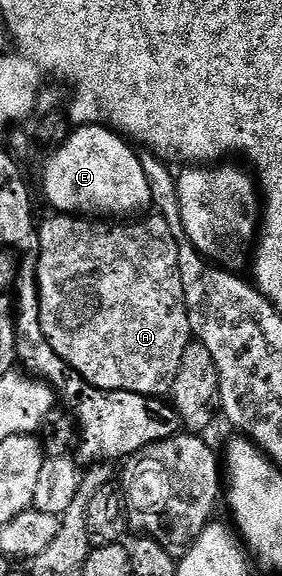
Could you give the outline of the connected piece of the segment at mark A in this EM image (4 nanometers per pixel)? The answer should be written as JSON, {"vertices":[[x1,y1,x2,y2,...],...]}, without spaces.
{"vertices":[[55,213,46,223,37,227,38,231,38,295,40,296,40,324,48,344,76,371,87,387,99,390,119,390,147,396,162,396,169,391,176,372,180,368,180,356,192,340,190,321,184,300,184,284,180,280,180,256,176,240,163,218,151,216,143,222,134,222,131,226,113,226,110,220,91,220,85,216]]}

